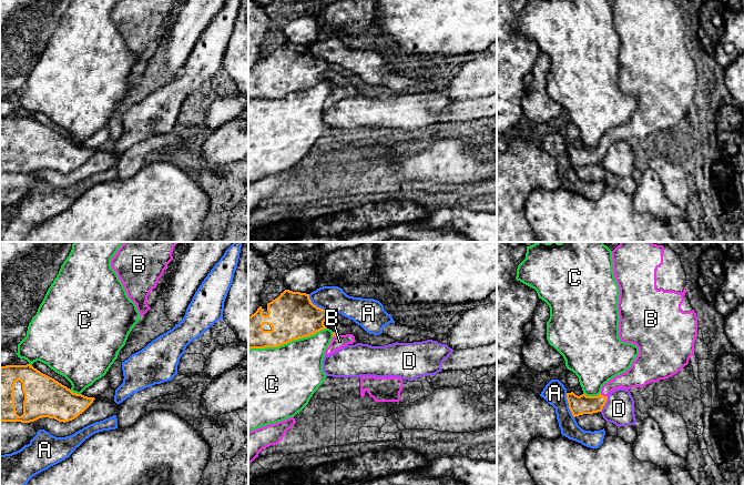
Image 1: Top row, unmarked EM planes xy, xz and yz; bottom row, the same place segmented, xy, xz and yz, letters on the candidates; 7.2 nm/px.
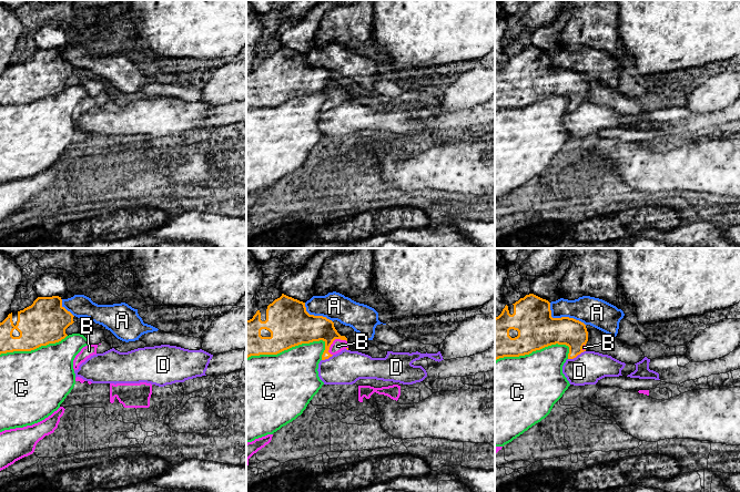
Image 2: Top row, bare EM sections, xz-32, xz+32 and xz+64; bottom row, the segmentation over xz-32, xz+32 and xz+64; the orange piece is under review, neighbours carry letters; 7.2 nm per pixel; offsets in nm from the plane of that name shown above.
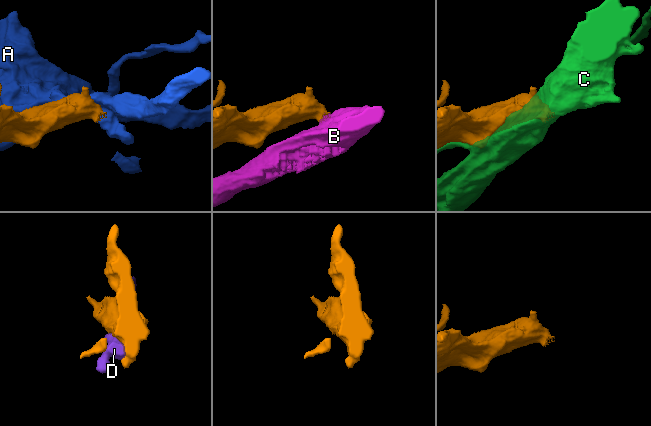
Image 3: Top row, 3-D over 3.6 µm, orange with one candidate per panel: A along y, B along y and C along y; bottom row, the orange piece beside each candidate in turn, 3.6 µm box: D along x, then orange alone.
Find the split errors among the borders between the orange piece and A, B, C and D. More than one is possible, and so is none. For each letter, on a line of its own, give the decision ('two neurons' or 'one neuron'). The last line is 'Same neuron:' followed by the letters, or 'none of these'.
A: two neurons
B: one neuron
C: two neurons
D: two neurons
Same neuron: B

